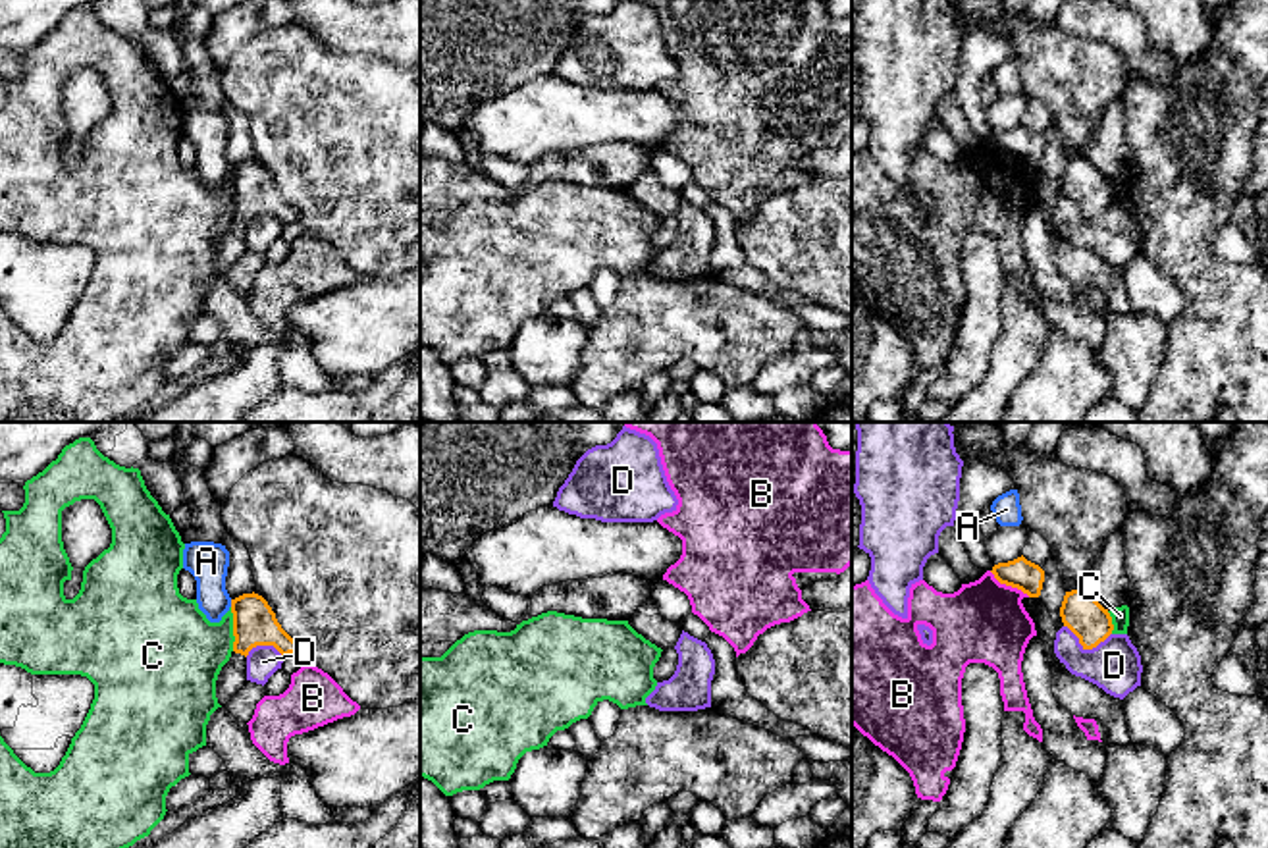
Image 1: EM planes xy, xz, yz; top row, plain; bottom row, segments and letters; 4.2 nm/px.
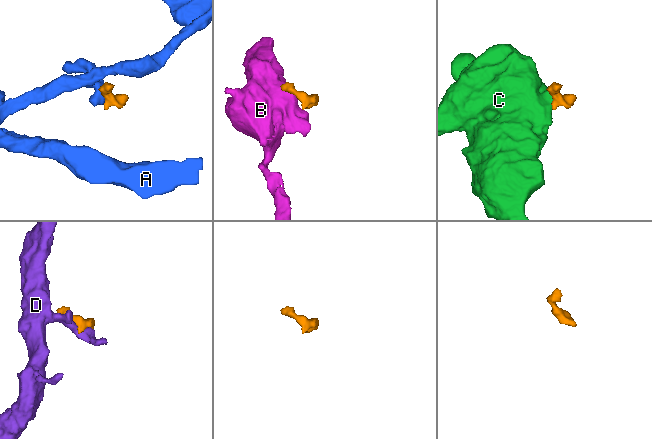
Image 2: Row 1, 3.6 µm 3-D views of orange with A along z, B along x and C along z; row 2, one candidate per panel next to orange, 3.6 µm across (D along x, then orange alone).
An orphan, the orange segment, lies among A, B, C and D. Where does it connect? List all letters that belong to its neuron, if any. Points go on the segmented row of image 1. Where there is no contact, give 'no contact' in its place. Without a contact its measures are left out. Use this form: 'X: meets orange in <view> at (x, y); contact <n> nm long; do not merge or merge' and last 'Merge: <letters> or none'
A: meets orange in xy at (232, 604); contact 30 nm long; do not merge
B: meets orange in yz at (1010, 584); contact 200 nm long; do not merge
C: meets orange in xy at (234, 629); contact 180 nm long; do not merge
D: meets orange in yz at (1087, 648); contact 200 nm long; do not merge
Merge: none

